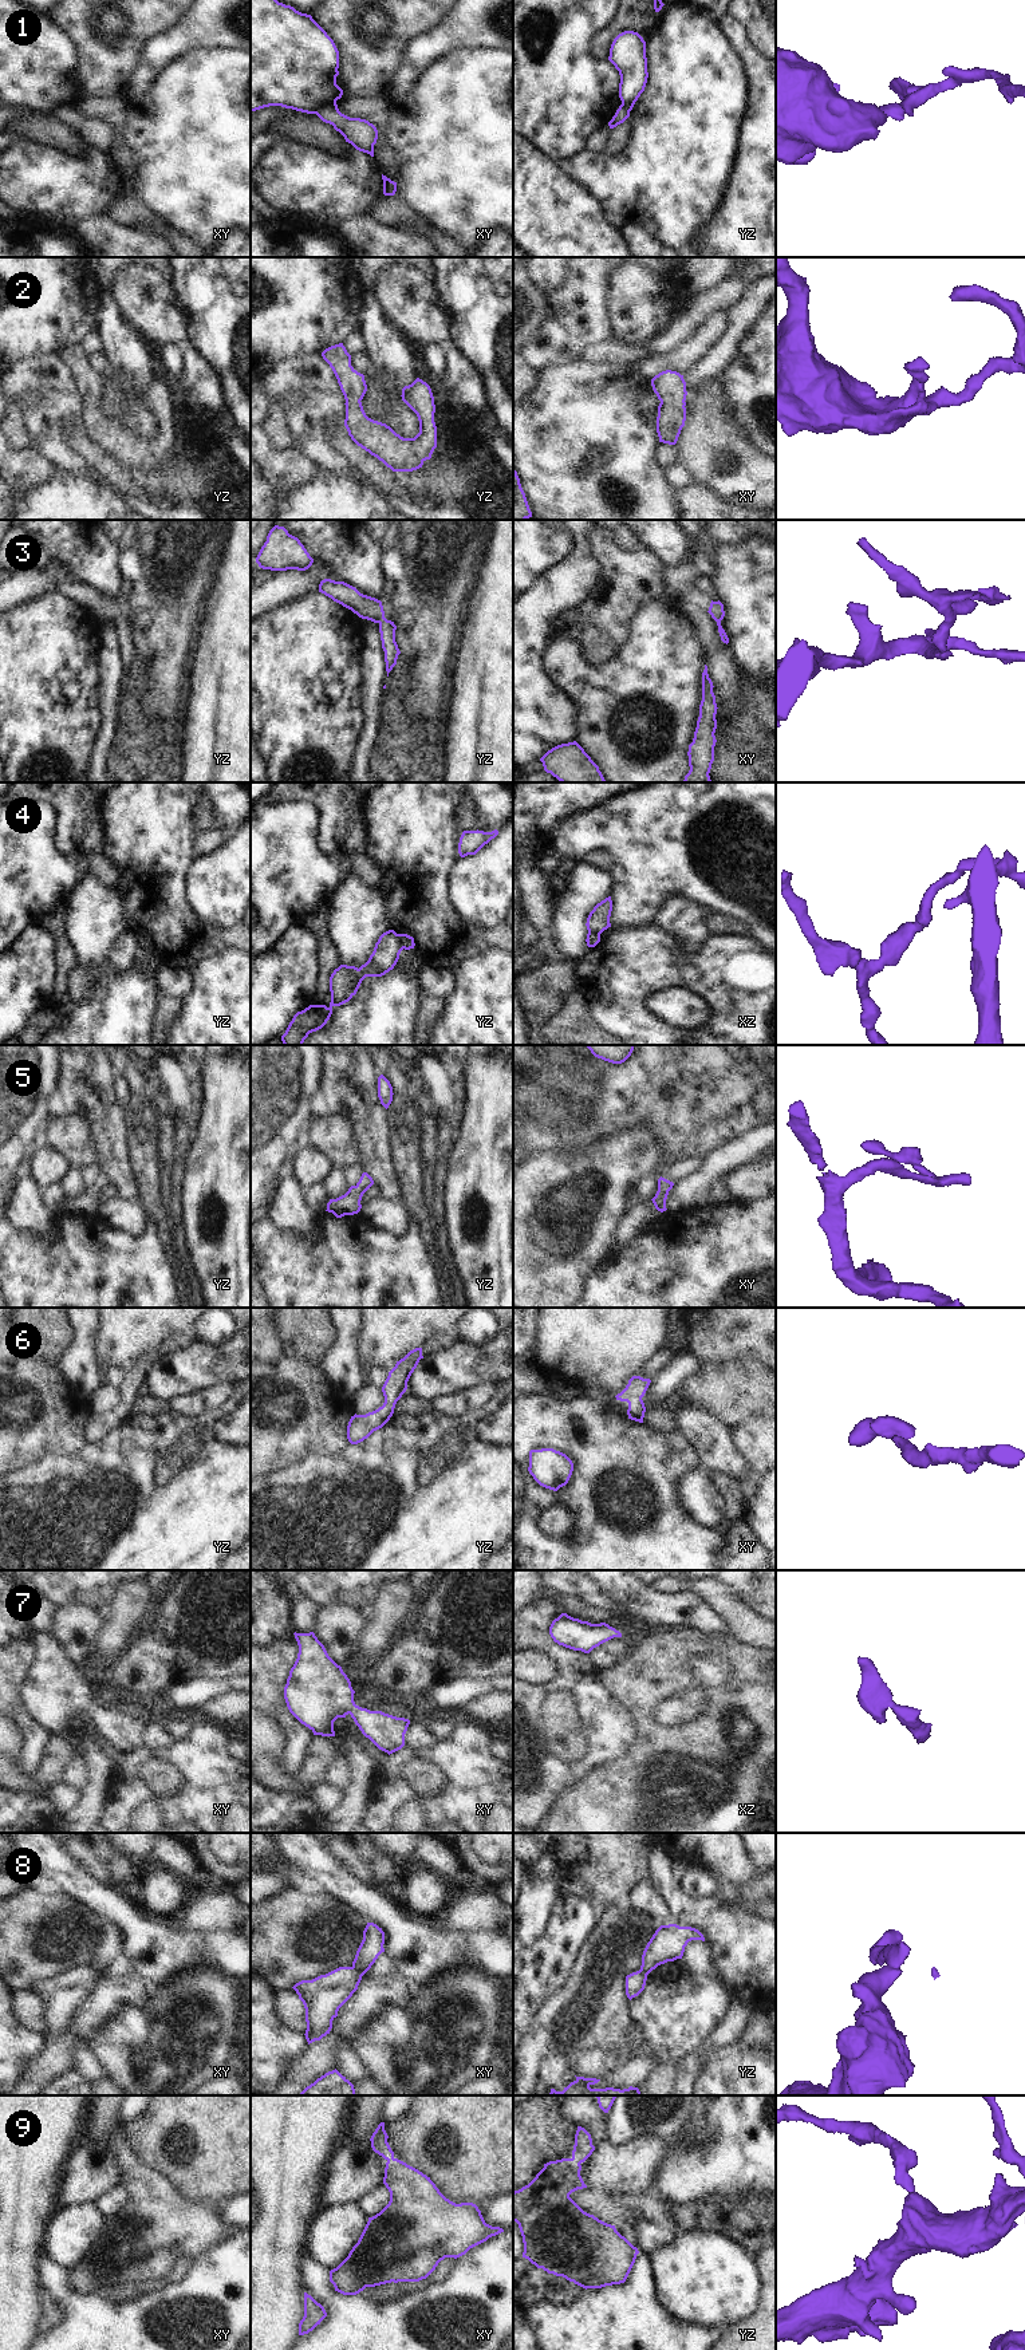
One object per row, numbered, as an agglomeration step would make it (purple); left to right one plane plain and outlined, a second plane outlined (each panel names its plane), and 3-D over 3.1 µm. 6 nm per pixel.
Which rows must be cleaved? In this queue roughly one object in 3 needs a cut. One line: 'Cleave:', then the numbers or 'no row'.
Cleave: 1, 4, 8

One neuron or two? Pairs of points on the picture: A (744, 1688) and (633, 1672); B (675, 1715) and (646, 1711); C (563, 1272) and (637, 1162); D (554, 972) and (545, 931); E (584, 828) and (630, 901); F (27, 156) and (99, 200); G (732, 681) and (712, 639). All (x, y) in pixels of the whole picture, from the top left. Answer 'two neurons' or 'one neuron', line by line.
A: one neuron
B: two neurons
C: one neuron
D: two neurons
E: one neuron
F: one neuron
G: one neuron

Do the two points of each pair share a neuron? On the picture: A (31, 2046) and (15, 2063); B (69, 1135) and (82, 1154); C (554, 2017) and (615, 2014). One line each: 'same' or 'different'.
A: same
B: same
C: same

